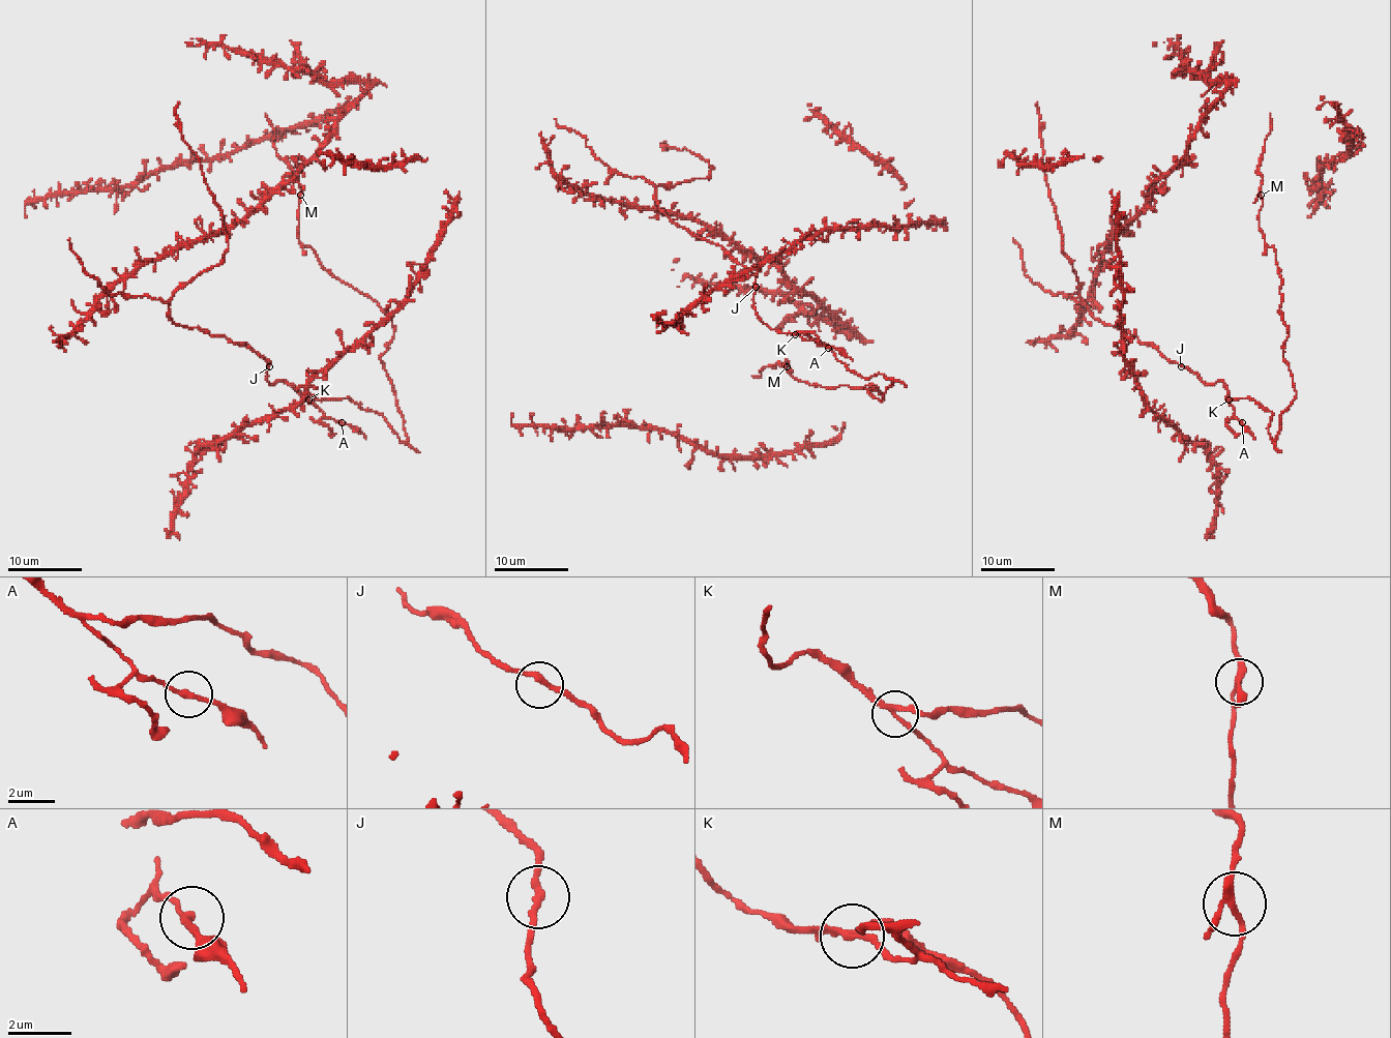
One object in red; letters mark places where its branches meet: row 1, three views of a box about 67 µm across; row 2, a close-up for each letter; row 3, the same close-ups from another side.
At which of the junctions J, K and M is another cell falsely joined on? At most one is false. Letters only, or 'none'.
K

